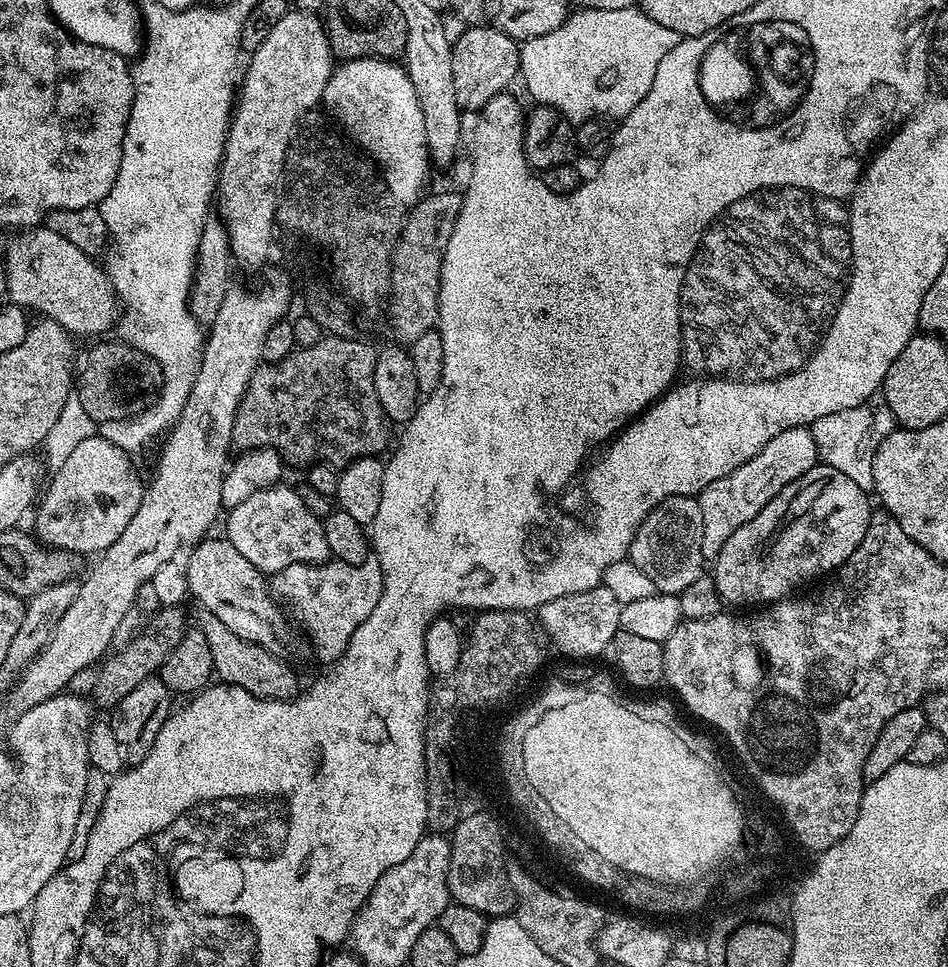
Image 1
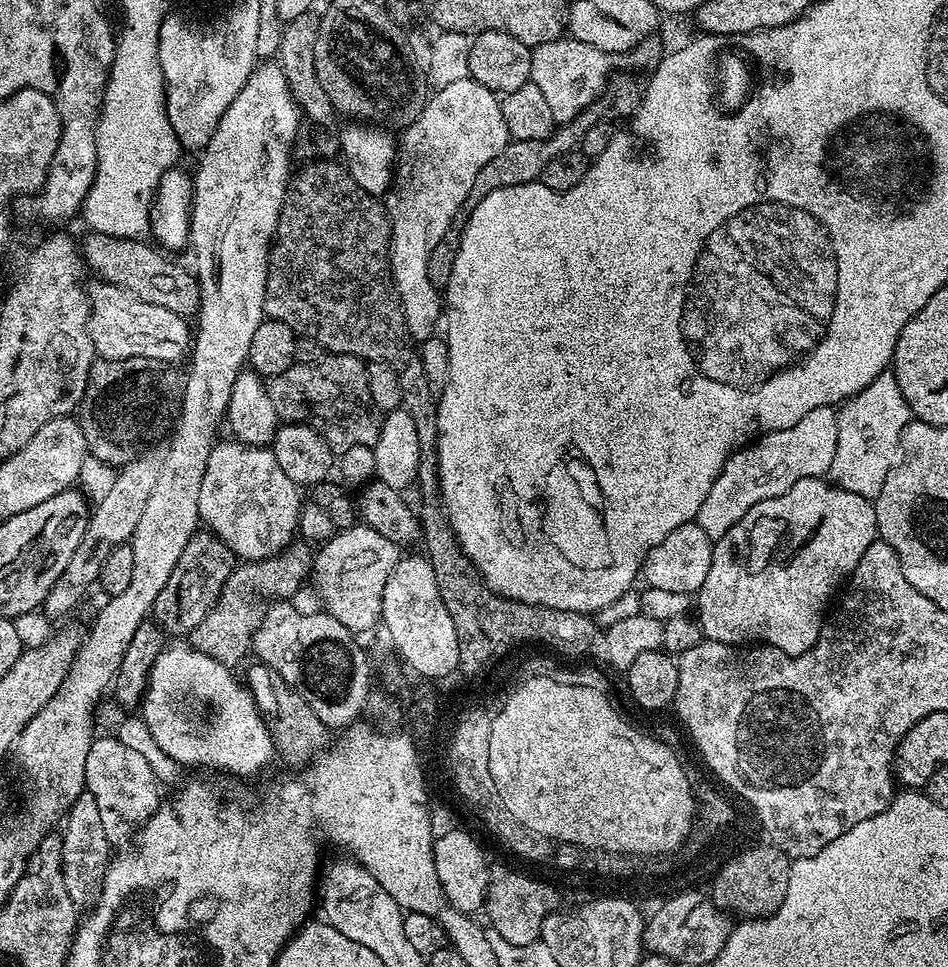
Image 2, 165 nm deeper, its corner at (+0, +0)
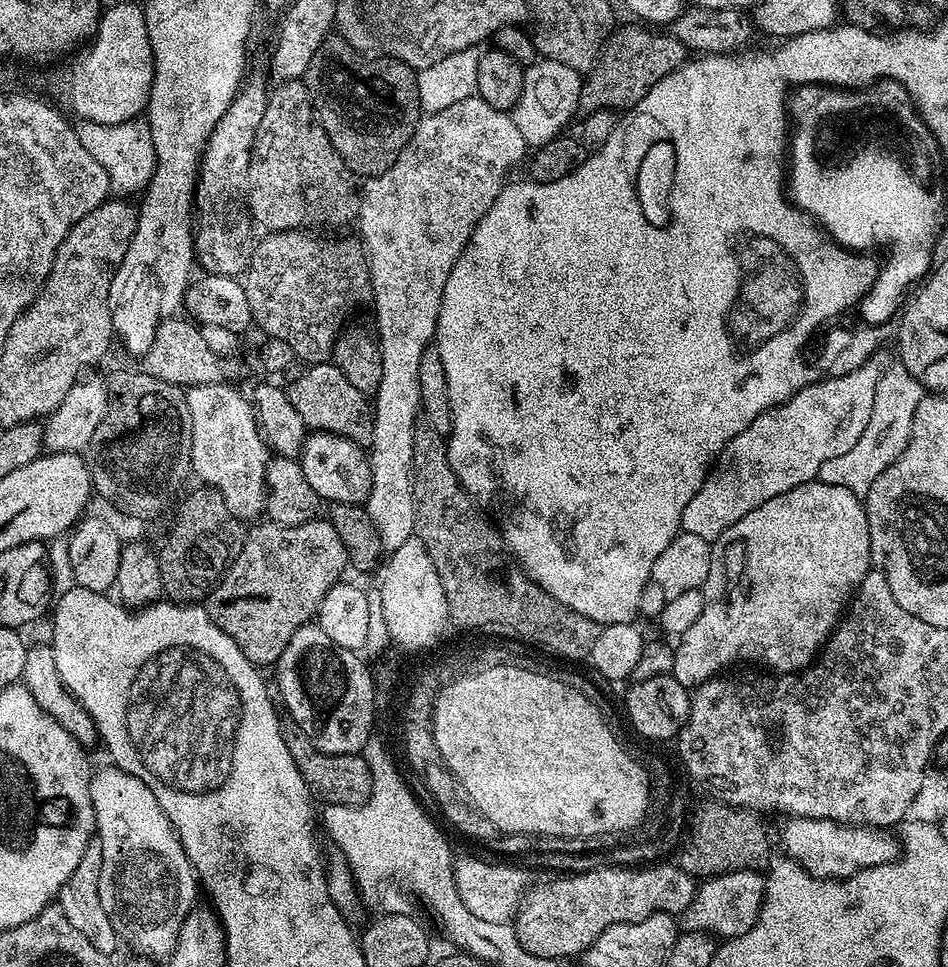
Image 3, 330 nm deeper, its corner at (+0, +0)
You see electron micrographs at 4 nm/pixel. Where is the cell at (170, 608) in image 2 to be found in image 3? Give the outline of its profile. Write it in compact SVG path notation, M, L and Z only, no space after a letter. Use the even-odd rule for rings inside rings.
M196 486L181 502L176 521L164 545L158 548L163 595L177 604L203 601L216 581L224 575L234 553L244 544L245 535L245 521L230 514L226 502L222 502L222 494L207 486Z

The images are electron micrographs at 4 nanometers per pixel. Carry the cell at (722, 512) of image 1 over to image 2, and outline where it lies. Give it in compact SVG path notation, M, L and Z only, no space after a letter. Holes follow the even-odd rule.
M832 406L810 410L810 414L794 422L794 426L763 433L759 438L737 447L722 466L718 478L714 478L714 486L710 486L710 494L706 494L694 523L702 526L711 540L718 541L726 530L730 530L730 526L734 526L734 522L758 506L758 502L786 494L786 490L802 478L827 477L830 462L834 462L834 446L838 446L836 414L837 409Z

